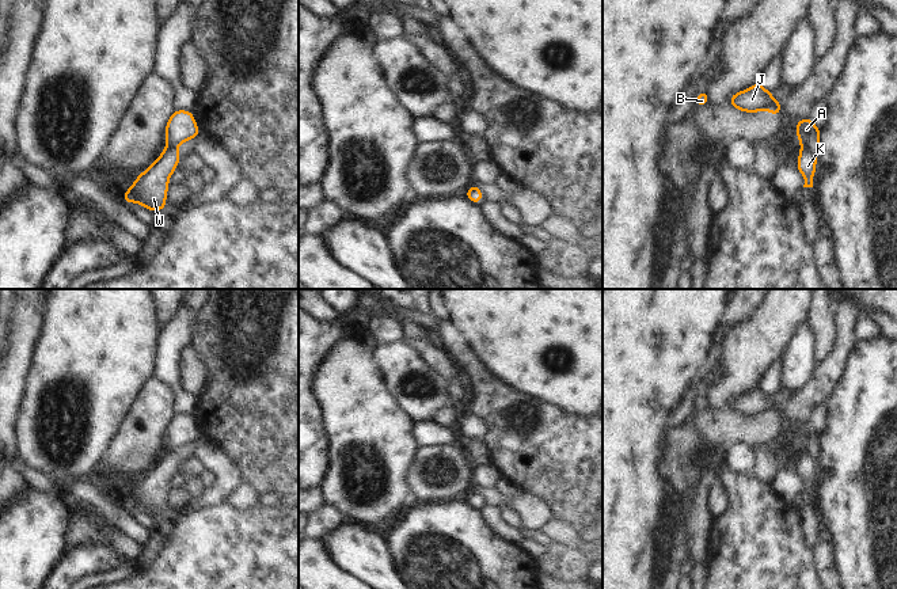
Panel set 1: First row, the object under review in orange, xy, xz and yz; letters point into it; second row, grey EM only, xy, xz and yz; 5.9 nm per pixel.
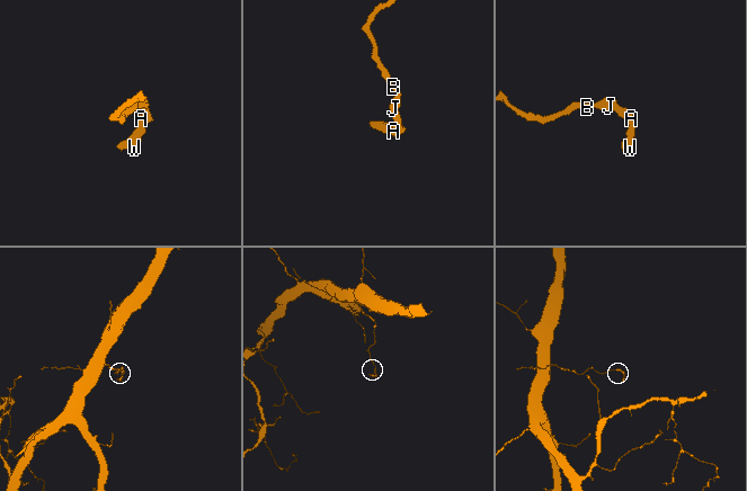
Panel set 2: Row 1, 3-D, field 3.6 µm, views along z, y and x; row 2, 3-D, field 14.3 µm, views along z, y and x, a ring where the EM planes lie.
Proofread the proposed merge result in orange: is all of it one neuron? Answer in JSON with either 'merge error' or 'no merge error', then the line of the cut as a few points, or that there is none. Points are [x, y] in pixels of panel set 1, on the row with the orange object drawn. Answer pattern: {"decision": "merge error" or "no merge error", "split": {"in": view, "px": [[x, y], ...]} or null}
{"decision": "merge error", "split": {"in": "yz", "px": [[802, 144], [813, 155]]}}

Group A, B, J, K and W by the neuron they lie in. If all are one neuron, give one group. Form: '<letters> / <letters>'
A B J / K W

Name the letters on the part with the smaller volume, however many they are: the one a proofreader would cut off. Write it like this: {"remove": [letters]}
{"remove": ["K", "W"]}

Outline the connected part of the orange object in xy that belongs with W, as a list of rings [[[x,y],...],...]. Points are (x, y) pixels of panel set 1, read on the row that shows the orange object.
[[[167,145],[163,153],[137,178],[121,197],[125,202],[138,202],[152,213],[167,206],[168,178],[176,170],[182,153]]]

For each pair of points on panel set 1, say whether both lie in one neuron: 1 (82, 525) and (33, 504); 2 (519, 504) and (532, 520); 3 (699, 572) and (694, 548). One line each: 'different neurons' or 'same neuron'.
1: different neurons
2: same neuron
3: different neurons

